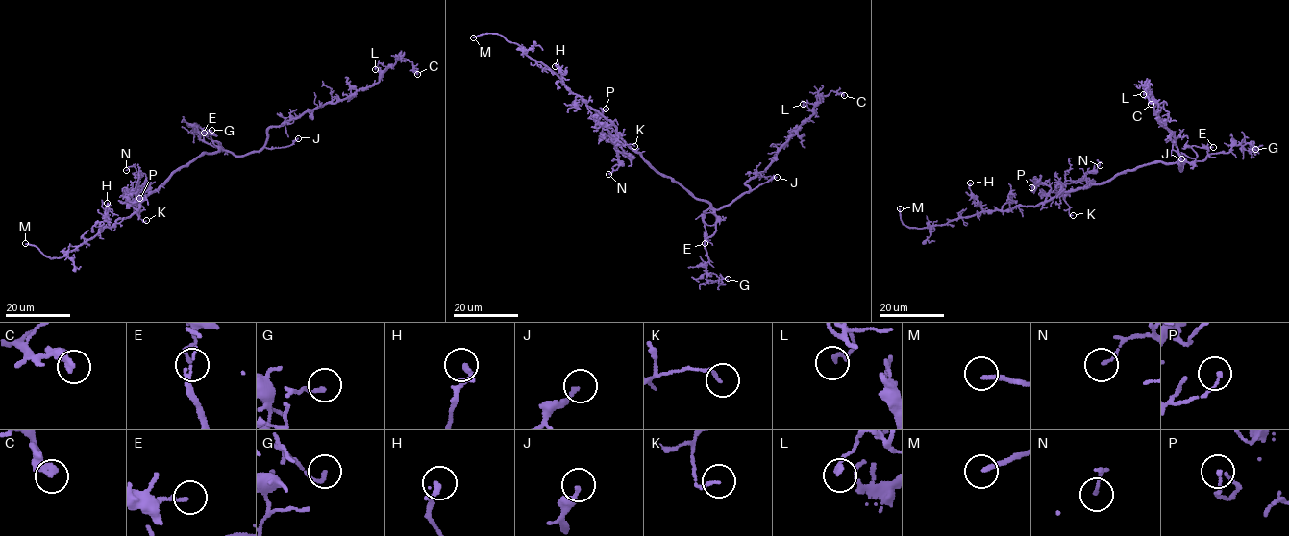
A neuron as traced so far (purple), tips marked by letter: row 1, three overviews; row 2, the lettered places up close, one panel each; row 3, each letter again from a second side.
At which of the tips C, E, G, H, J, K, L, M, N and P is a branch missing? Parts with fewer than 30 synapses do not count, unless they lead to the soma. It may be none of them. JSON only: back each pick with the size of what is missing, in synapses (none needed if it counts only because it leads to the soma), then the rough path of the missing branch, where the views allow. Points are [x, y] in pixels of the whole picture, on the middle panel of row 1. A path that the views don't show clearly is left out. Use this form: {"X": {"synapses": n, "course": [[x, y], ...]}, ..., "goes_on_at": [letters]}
{"goes_on_at": ["M"]}

